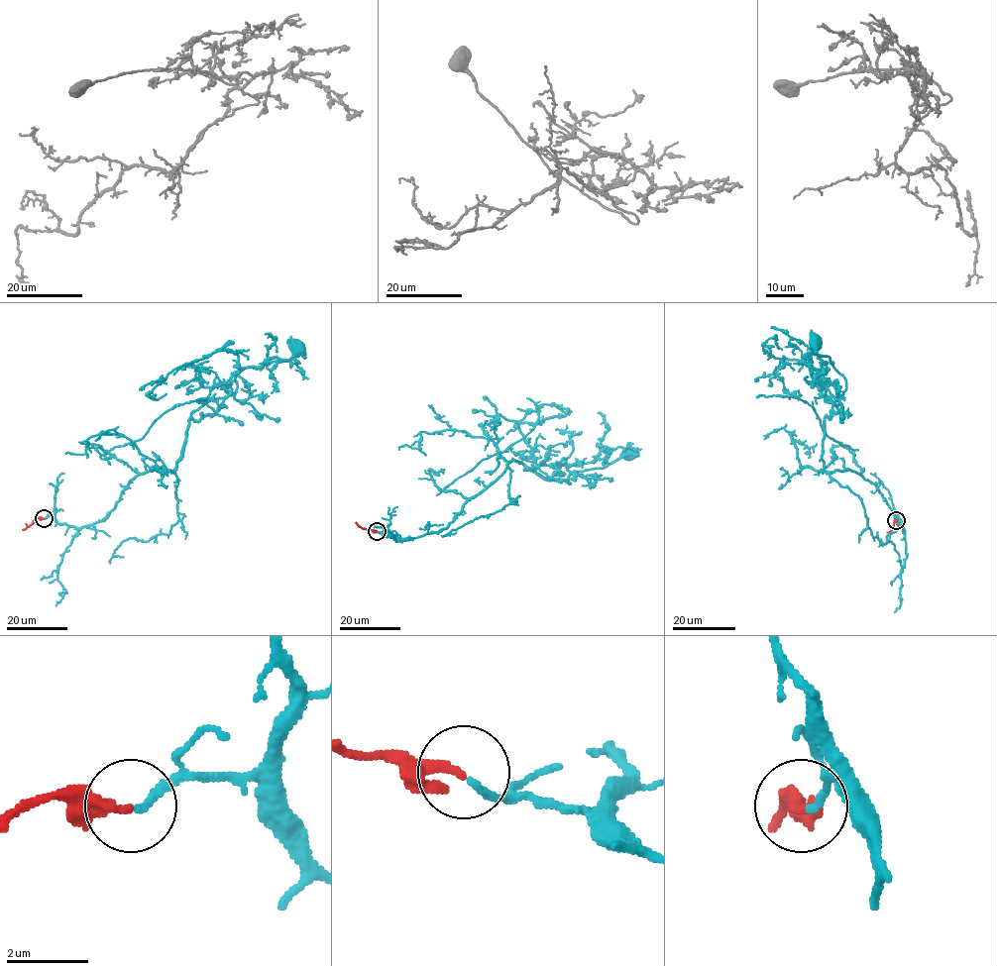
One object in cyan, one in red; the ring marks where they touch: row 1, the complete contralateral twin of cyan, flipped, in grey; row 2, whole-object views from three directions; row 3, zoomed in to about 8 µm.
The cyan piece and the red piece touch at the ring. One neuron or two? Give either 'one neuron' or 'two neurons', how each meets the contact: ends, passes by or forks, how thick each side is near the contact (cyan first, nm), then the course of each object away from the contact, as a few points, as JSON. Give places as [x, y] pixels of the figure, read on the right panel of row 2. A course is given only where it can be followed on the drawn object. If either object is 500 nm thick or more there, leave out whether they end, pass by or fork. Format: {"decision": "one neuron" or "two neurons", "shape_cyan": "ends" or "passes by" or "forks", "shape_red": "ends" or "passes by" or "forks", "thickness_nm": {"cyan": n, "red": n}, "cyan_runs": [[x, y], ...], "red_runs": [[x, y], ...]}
{"decision": "one neuron", "shape_cyan": "ends", "shape_red": "ends", "thickness_nm": {"cyan": 170, "red": 240}, "cyan_runs": [[896, 521], [879, 489], [860, 474], [824, 468], [825, 419], [846, 388], [814, 341]], "red_runs": [[896, 521], [887, 533]]}

